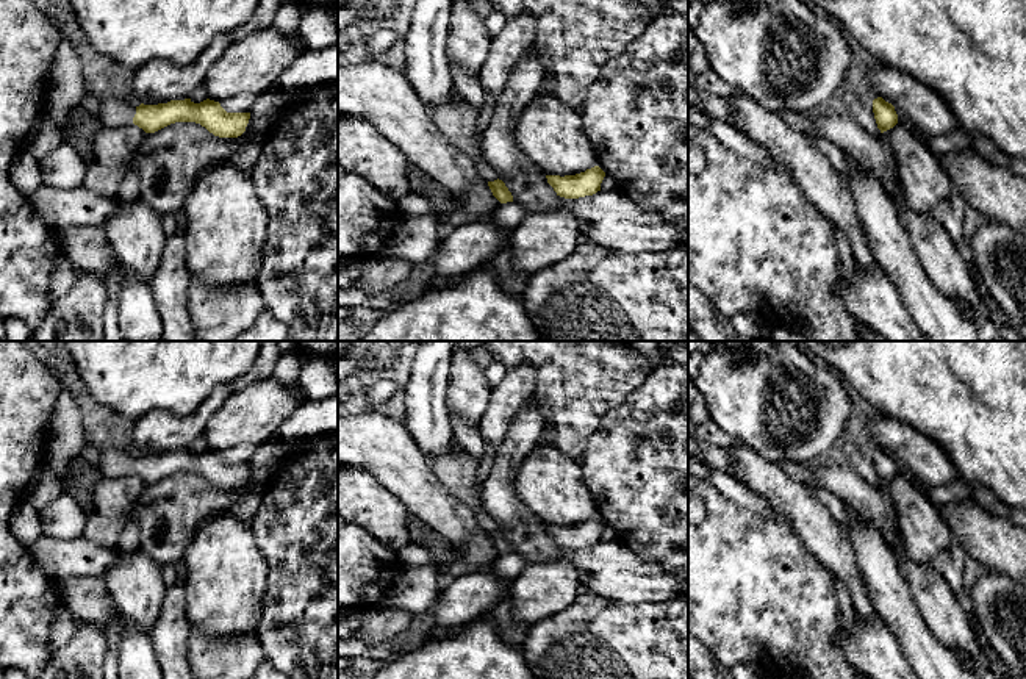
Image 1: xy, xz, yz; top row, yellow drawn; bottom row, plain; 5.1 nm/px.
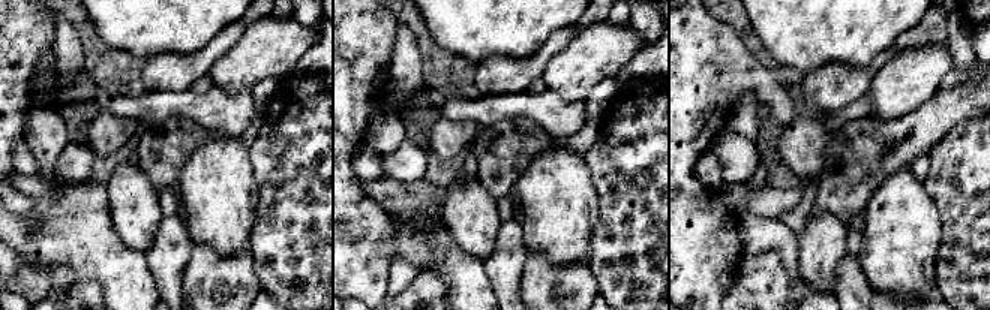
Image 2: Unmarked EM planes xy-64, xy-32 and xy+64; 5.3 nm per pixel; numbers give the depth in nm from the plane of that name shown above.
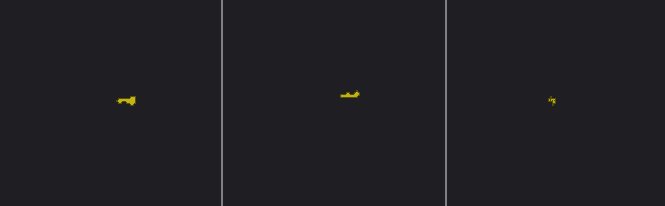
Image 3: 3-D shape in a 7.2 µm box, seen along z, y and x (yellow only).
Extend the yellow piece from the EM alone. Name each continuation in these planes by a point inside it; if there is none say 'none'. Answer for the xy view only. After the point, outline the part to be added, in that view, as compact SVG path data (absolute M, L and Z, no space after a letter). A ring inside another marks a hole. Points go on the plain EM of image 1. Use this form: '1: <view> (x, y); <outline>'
1: xy (113, 463); M86 438L86 444L92 444L100 451L99 471L102 477L122 477L133 474L136 458L114 447L103 447Z

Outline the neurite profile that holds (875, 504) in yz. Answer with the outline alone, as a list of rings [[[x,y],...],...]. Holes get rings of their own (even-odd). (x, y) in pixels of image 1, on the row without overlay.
[[[816,462],[804,466],[813,474],[810,487],[827,490],[843,504],[849,504],[860,515],[859,521],[876,527],[890,549],[896,535],[902,540],[893,498],[884,483],[873,487],[854,468],[845,465]]]

